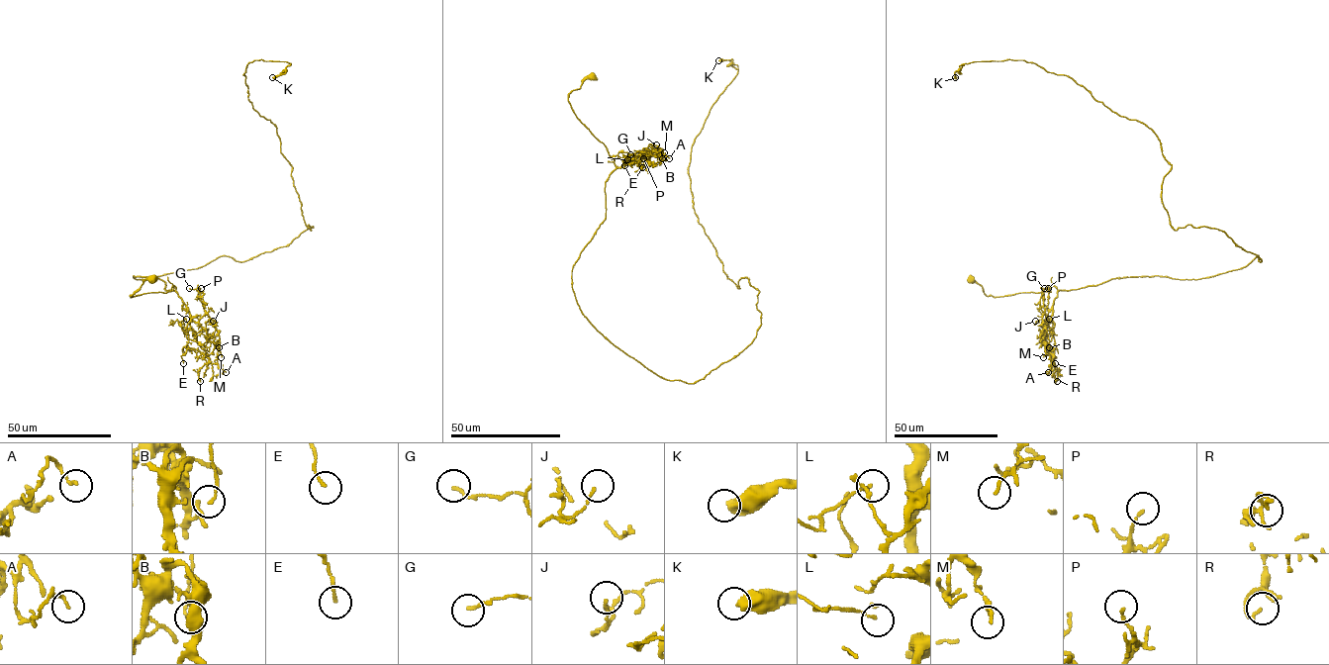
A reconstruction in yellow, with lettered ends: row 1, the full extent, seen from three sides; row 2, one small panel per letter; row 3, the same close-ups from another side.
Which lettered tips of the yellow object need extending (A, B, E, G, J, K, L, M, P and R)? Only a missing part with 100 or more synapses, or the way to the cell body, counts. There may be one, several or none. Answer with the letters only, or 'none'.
none

